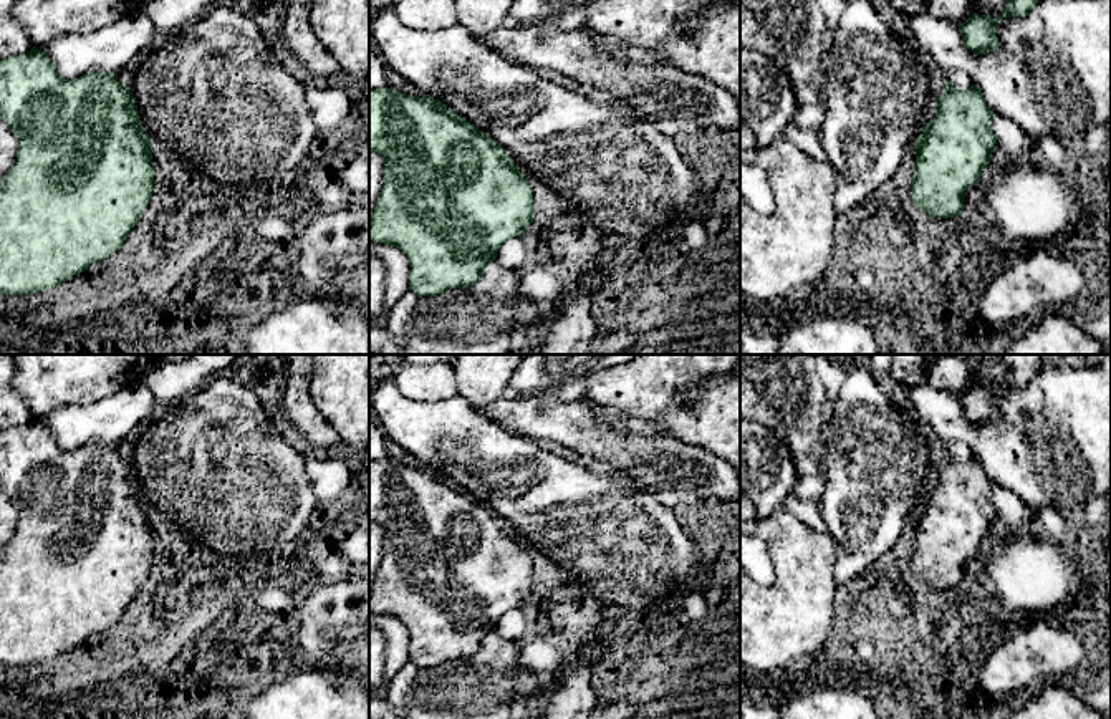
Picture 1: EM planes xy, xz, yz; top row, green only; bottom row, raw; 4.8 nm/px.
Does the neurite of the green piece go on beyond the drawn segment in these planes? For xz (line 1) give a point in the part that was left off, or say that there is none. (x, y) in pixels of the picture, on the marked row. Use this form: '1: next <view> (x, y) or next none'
1: next none

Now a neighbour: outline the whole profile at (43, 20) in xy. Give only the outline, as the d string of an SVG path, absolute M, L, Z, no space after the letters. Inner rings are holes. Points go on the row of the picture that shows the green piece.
M15 0L13 17L33 46L68 33L91 33L141 10L146 0Z

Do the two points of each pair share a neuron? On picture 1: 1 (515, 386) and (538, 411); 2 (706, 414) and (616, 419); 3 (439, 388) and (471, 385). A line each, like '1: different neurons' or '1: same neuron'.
1: different neurons
2: same neuron
3: different neurons

